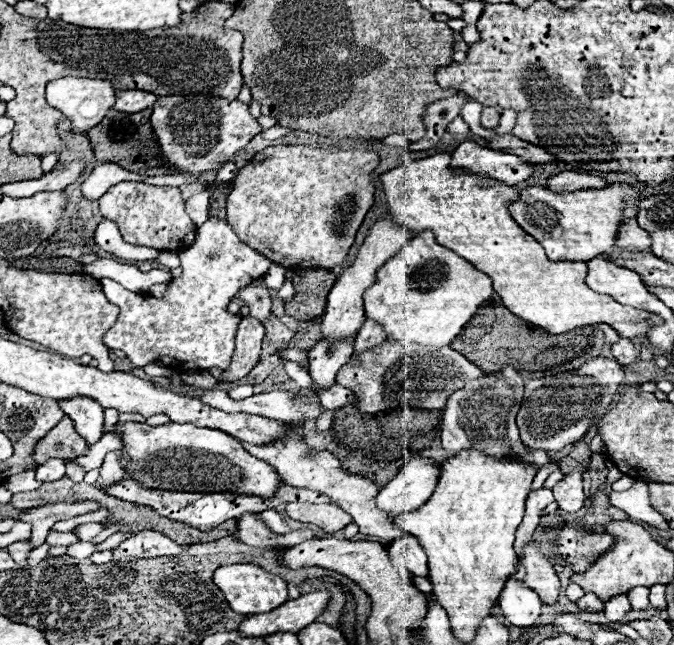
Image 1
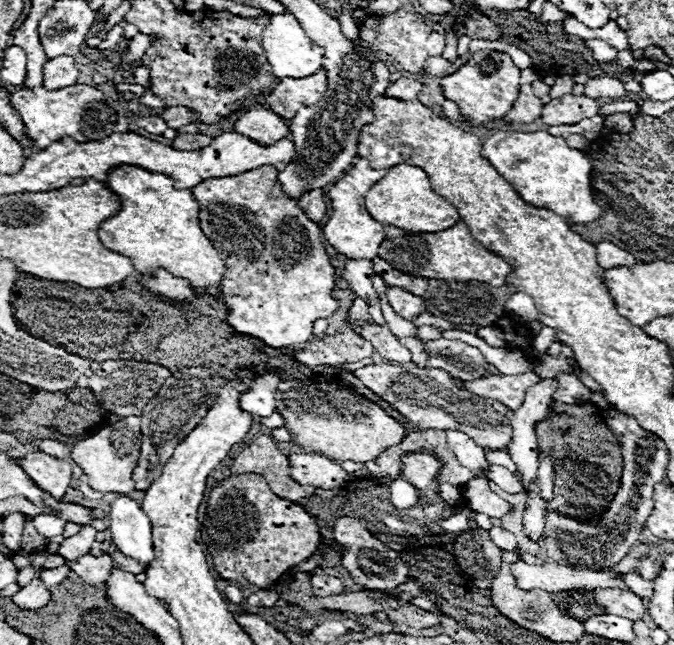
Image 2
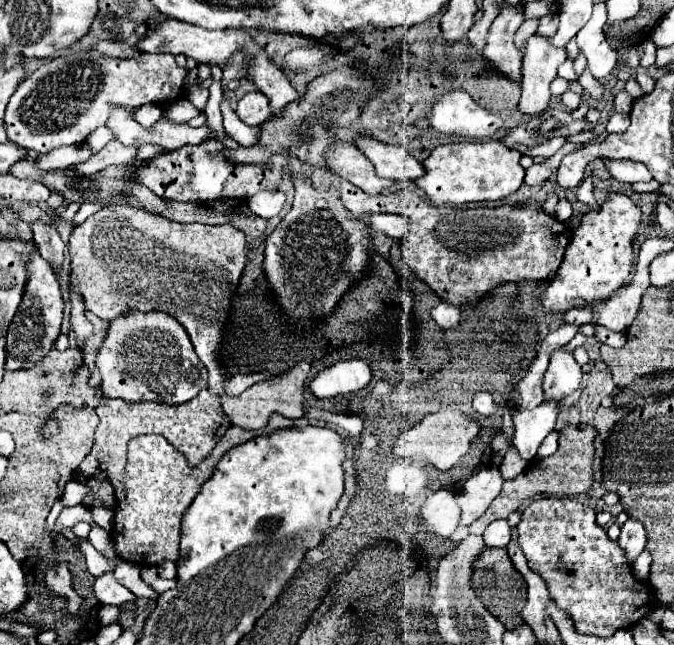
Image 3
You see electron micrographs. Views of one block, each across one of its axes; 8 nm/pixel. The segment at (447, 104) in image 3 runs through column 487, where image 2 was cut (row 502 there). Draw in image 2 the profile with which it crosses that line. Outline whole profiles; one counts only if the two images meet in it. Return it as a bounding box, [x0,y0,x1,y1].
[110,496,154,564]

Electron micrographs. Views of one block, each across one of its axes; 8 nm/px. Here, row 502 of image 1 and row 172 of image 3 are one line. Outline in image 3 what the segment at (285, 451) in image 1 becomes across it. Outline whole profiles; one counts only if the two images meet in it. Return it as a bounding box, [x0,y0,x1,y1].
[326,140,394,194]

